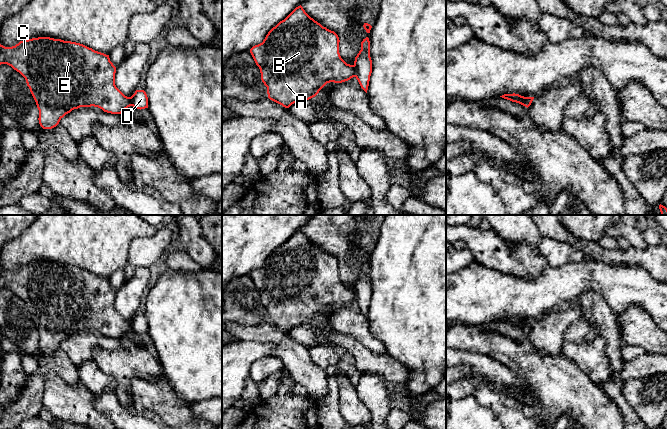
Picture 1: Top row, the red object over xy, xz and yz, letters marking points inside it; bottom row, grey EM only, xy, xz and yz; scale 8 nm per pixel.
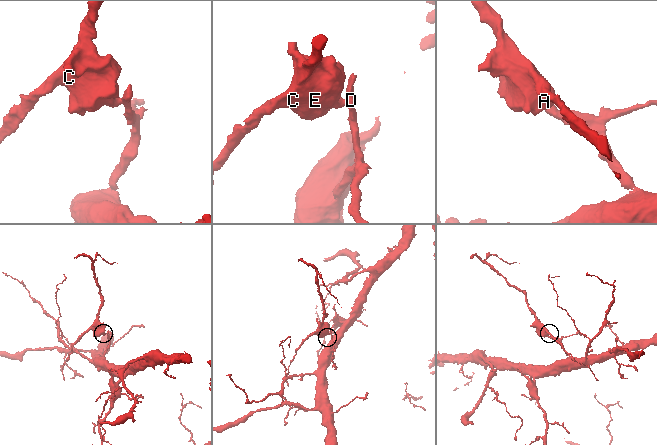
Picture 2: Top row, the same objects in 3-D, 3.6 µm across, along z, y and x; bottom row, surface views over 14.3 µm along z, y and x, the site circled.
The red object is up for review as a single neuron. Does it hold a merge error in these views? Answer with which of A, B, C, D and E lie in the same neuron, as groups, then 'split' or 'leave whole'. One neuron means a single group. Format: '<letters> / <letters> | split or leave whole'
A B C E / D | split

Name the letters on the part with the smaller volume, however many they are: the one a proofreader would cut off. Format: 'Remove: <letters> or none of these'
Remove: A, B, C, E

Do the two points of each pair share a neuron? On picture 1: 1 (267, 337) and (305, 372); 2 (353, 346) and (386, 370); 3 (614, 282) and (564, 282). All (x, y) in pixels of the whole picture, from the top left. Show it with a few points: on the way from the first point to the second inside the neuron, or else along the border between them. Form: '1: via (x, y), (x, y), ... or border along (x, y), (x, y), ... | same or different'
1: via (277, 341), (297, 362) | same
2: via (361, 354), (370, 363), (378, 364) | same
3: via (602, 276), (594, 268), (590, 268), (576, 278) | same

